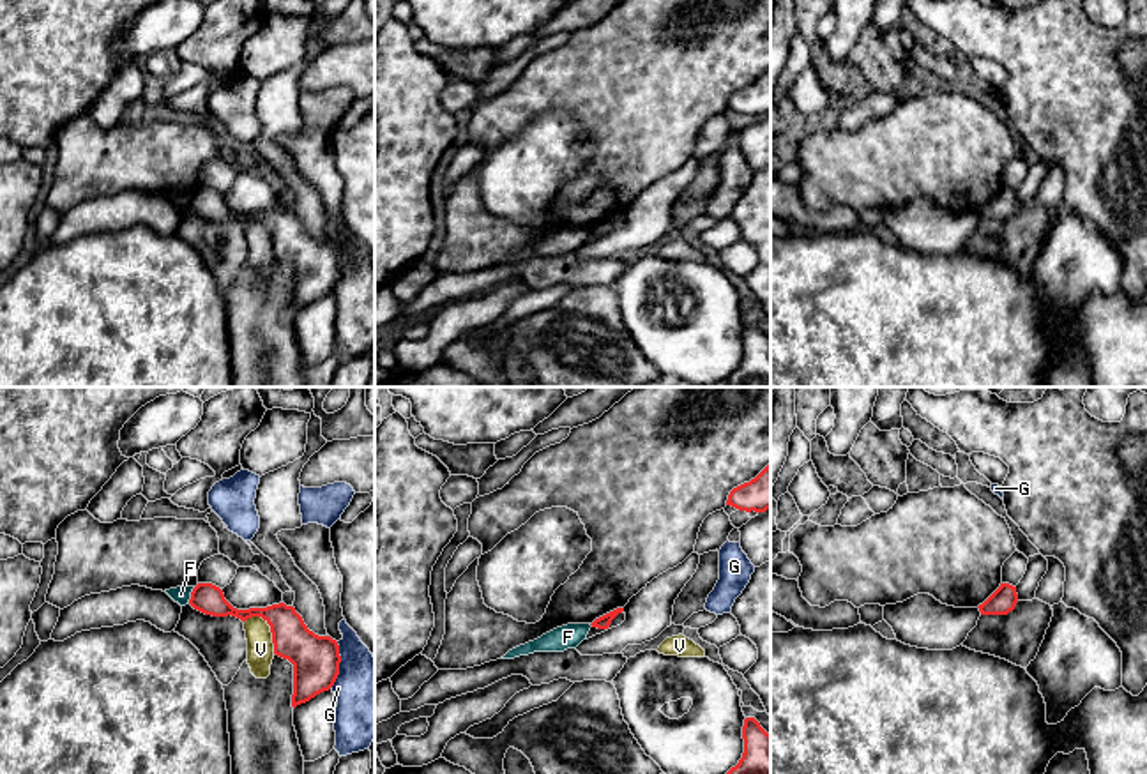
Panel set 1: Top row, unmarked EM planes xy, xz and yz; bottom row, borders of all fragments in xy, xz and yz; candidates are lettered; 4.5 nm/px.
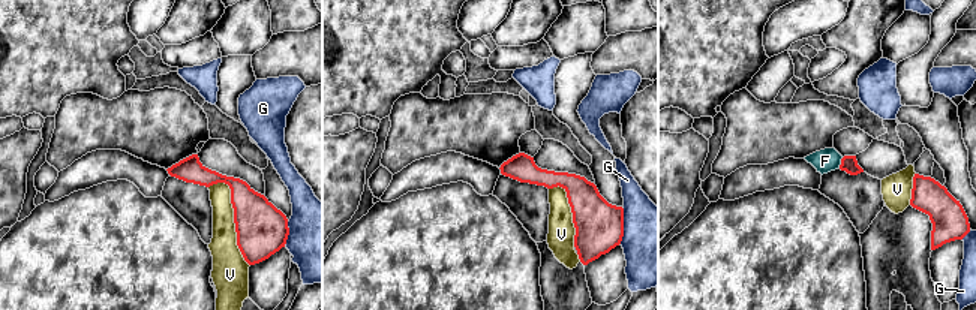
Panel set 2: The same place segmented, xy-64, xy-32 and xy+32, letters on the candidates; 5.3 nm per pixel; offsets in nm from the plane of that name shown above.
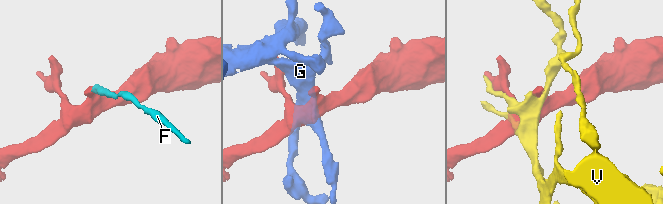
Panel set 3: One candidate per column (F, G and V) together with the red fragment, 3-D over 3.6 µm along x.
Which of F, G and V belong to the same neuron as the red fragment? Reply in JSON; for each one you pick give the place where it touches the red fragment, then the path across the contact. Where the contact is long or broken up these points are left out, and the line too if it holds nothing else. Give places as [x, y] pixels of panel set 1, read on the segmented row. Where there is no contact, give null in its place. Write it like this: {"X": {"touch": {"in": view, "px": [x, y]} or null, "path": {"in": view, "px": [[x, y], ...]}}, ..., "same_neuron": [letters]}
{"same_neuron": []}

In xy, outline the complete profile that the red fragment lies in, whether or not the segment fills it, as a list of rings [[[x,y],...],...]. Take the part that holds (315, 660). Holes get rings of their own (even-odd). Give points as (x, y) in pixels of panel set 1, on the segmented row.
[[[198,583],[189,604],[205,615],[232,615],[242,622],[262,617],[270,626],[274,654],[293,664],[293,709],[334,686],[341,663],[338,641],[309,631],[293,606],[279,603],[267,608],[237,610],[212,583]]]

